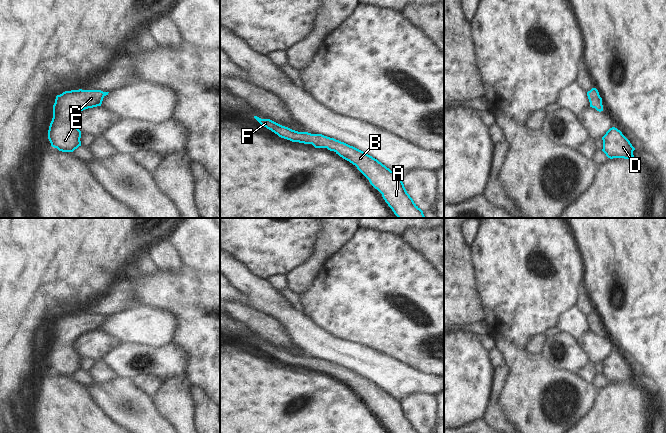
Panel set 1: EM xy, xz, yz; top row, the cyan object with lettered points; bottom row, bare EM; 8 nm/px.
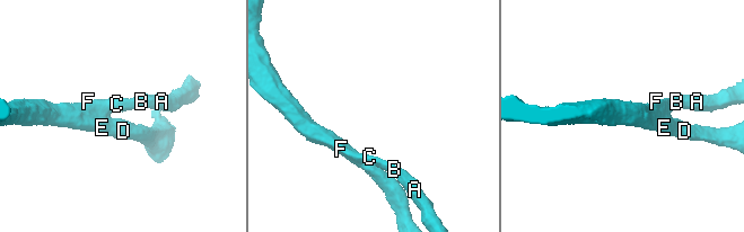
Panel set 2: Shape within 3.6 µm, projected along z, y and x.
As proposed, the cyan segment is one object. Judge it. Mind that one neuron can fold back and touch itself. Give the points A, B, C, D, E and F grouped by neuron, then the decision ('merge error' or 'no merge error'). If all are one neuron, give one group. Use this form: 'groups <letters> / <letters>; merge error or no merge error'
groups A B C D E F; no merge error

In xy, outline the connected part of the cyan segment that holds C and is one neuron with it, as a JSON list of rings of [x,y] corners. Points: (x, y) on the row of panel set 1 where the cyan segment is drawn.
[[[79,89],[57,95],[48,130],[51,146],[62,152],[73,152],[81,146],[81,131],[76,126],[77,115],[85,109],[101,106],[108,93]]]

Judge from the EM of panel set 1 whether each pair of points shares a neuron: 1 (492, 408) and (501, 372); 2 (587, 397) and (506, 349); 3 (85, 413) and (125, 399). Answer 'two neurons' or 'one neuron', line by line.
1: one neuron
2: one neuron
3: two neurons

